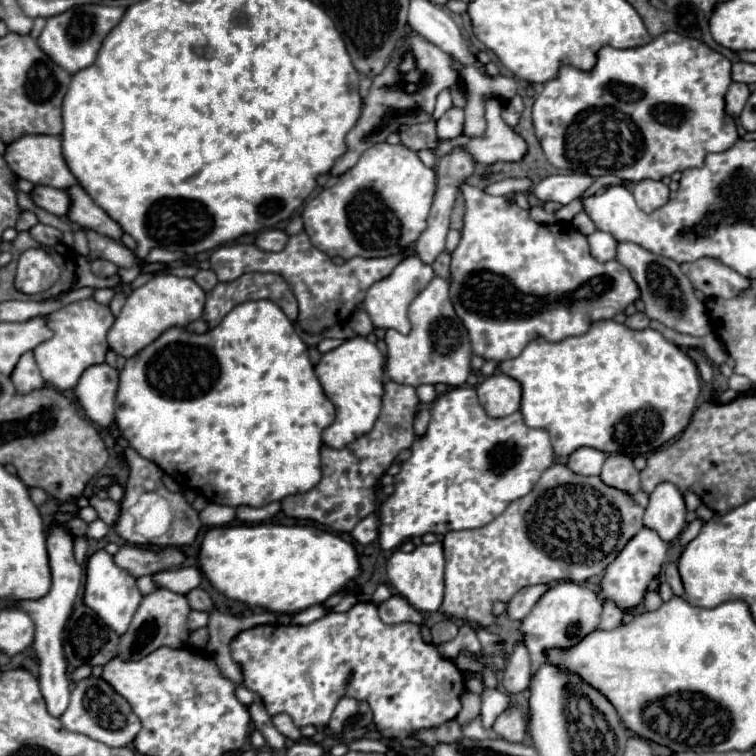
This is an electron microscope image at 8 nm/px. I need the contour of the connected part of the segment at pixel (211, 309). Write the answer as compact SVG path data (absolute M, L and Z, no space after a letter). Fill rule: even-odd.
M245 273L243 277L231 281L231 283L217 283L213 291L207 293L207 303L205 303L205 313L203 313L203 319L207 321L209 329L213 329L215 325L219 325L219 321L223 321L223 317L239 303L243 301L251 301L251 299L269 299L273 303L277 303L283 313L295 321L297 319L297 301L295 297L291 295L287 283L283 281L281 275L275 275L275 273Z

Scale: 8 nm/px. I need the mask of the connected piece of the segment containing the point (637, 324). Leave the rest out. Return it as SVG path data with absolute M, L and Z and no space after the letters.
M635 313L635 315L627 317L625 325L627 325L629 329L647 329L647 327L649 327L649 317L643 315L643 313Z

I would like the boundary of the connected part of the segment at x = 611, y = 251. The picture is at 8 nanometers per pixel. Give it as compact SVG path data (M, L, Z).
M595 231L591 235L587 235L587 241L589 241L589 247L591 247L591 255L597 259L597 261L611 261L615 259L615 237L611 237L611 233L605 233L605 231Z

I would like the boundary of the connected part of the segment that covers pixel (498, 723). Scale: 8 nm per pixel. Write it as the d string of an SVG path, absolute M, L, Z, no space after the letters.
M509 707L507 711L503 711L495 719L493 731L505 741L521 743L525 739L525 733L527 733L527 721L523 719L523 715L519 713L517 707Z

